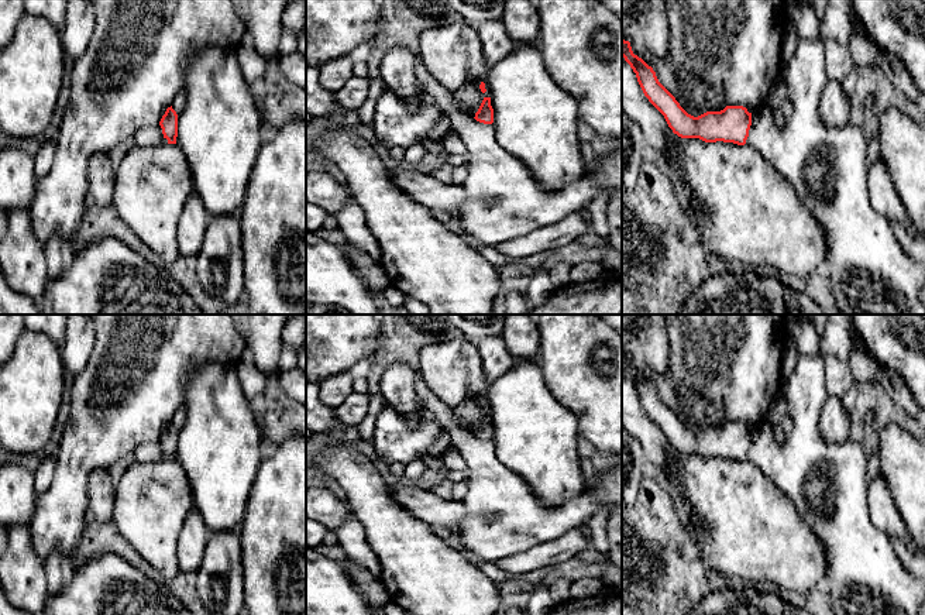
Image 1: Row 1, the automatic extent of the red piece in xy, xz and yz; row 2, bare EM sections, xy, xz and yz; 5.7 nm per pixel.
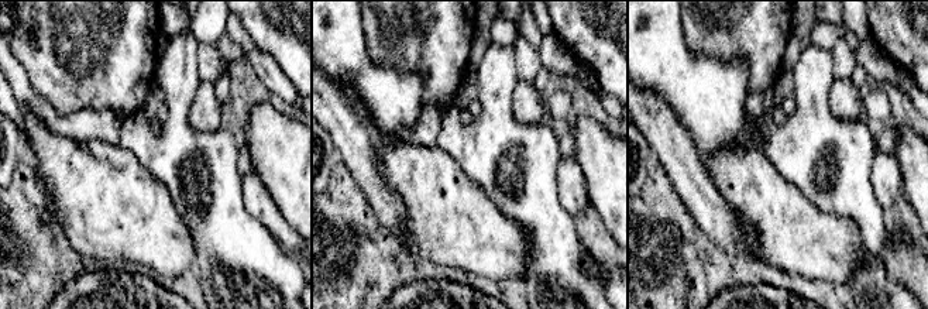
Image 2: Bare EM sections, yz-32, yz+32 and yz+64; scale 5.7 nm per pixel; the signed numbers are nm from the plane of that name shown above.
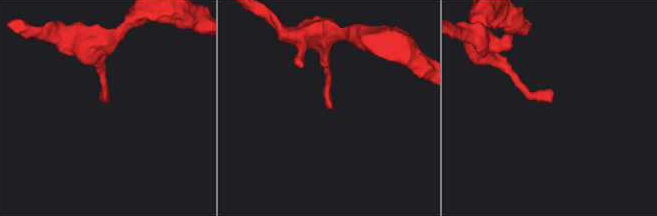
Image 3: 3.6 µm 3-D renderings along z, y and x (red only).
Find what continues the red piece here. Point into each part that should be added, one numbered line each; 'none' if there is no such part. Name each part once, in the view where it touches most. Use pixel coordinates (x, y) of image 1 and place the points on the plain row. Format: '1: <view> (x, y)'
none

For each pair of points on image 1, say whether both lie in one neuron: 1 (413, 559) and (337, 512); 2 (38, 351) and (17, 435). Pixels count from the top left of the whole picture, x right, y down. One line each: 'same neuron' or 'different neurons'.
1: different neurons
2: same neuron

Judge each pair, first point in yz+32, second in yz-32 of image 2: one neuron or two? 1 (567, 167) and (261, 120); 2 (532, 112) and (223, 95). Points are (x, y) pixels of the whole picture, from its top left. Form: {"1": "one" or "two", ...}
{"1": "two", "2": "two"}

